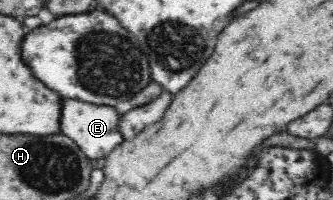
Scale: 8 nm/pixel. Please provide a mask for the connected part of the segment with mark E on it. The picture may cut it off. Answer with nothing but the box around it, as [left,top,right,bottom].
[62,100,124,159]

